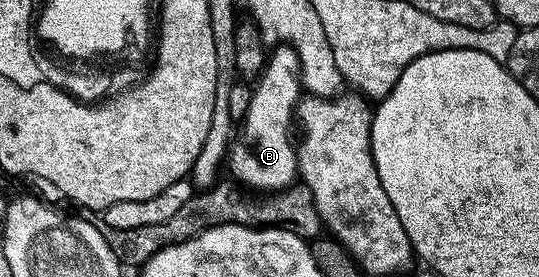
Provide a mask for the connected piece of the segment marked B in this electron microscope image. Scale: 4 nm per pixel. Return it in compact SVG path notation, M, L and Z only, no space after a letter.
M278 44L266 59L266 68L262 71L253 87L251 104L246 114L241 115L240 125L236 130L236 137L229 144L229 151L225 157L225 165L235 178L239 187L261 192L277 192L295 185L298 178L298 148L296 145L296 111L300 95L304 87L300 81L298 53L289 44Z

